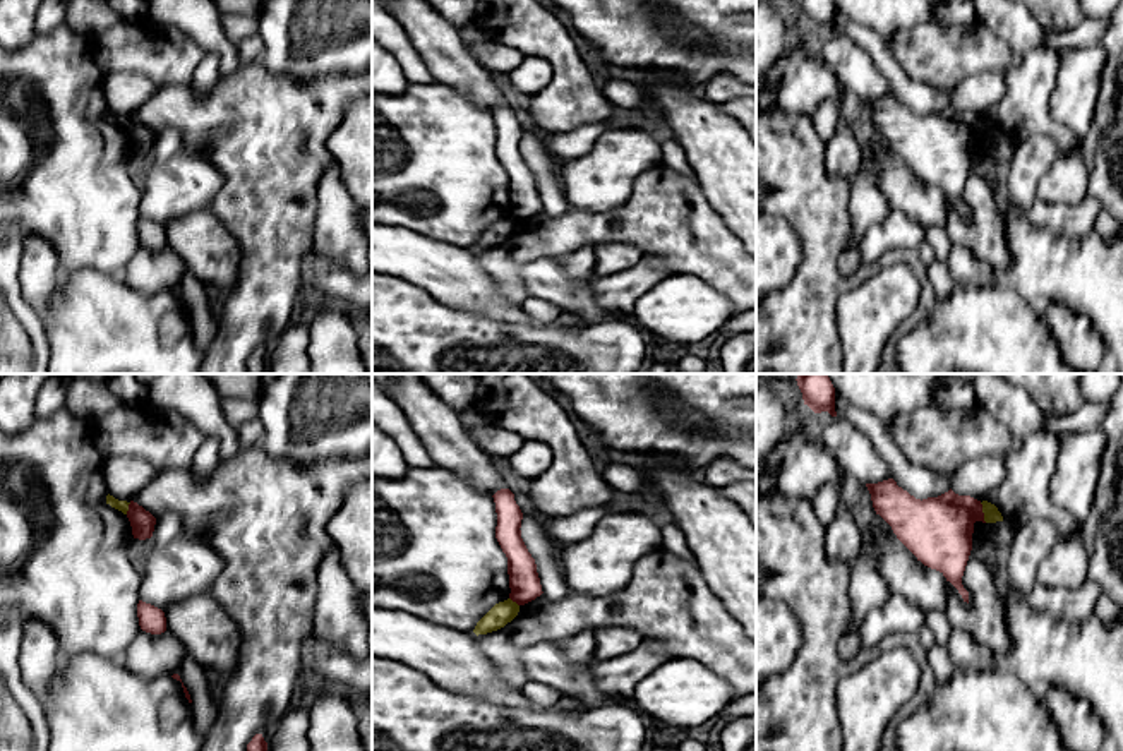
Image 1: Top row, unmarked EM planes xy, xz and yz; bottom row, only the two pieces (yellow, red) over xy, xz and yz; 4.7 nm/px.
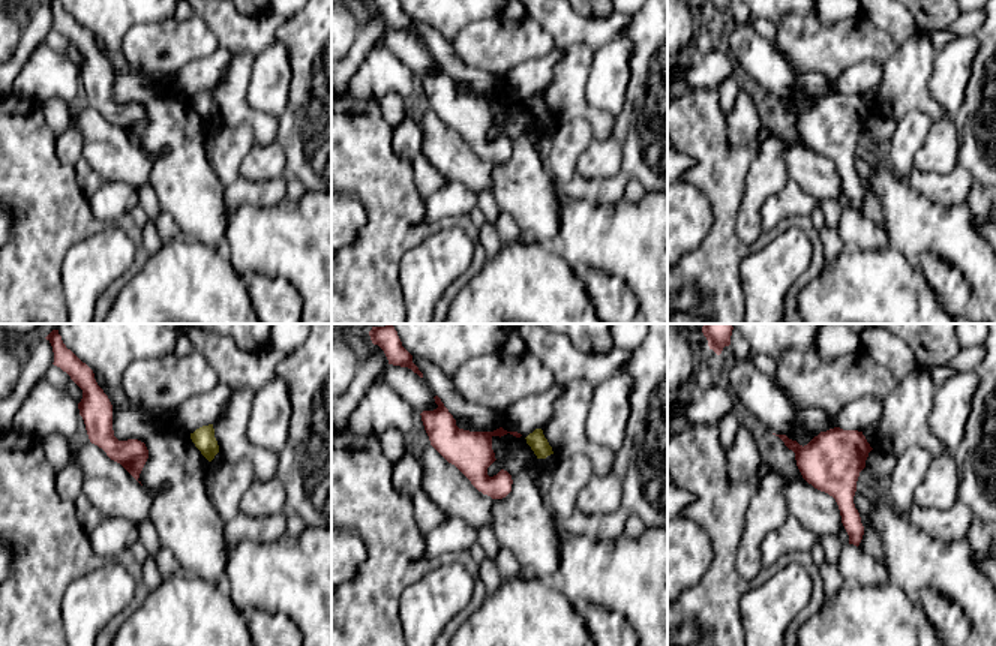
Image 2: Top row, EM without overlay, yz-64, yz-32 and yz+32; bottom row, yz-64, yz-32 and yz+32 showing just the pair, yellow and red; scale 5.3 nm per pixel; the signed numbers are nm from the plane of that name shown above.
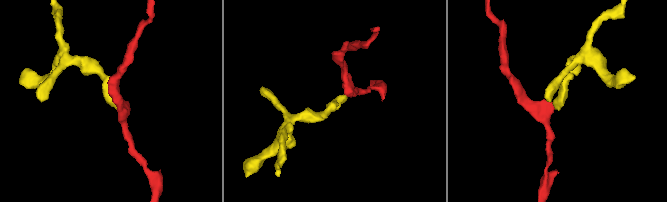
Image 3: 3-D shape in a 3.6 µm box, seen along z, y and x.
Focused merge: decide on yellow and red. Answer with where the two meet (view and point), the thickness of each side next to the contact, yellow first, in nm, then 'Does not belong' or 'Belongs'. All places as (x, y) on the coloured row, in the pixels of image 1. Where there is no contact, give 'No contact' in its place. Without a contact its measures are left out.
Touches yellow at yz (984, 513). Thickness 80 nm (yellow) against 320 nm. Does not belong

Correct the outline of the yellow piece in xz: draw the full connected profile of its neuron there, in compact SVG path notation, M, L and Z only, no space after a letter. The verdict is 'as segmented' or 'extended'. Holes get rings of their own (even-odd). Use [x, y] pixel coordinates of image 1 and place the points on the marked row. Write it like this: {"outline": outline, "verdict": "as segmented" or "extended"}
{"outline": "M511 598L495 604L475 626L473 633L487 634L504 628L511 622L519 612L519 605Z", "verdict": "as segmented"}

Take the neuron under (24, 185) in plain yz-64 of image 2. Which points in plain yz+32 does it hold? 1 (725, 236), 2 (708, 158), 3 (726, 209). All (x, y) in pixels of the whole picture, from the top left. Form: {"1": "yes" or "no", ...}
{"1": "yes", "2": "yes", "3": "yes"}

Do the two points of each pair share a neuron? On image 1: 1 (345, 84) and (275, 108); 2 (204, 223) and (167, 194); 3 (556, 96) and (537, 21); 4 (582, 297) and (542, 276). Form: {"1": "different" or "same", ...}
{"1": "same", "2": "different", "3": "same", "4": "same"}

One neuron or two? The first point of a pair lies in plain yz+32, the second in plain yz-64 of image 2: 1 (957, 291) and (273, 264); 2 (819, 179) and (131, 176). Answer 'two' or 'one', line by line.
1: two
2: one

